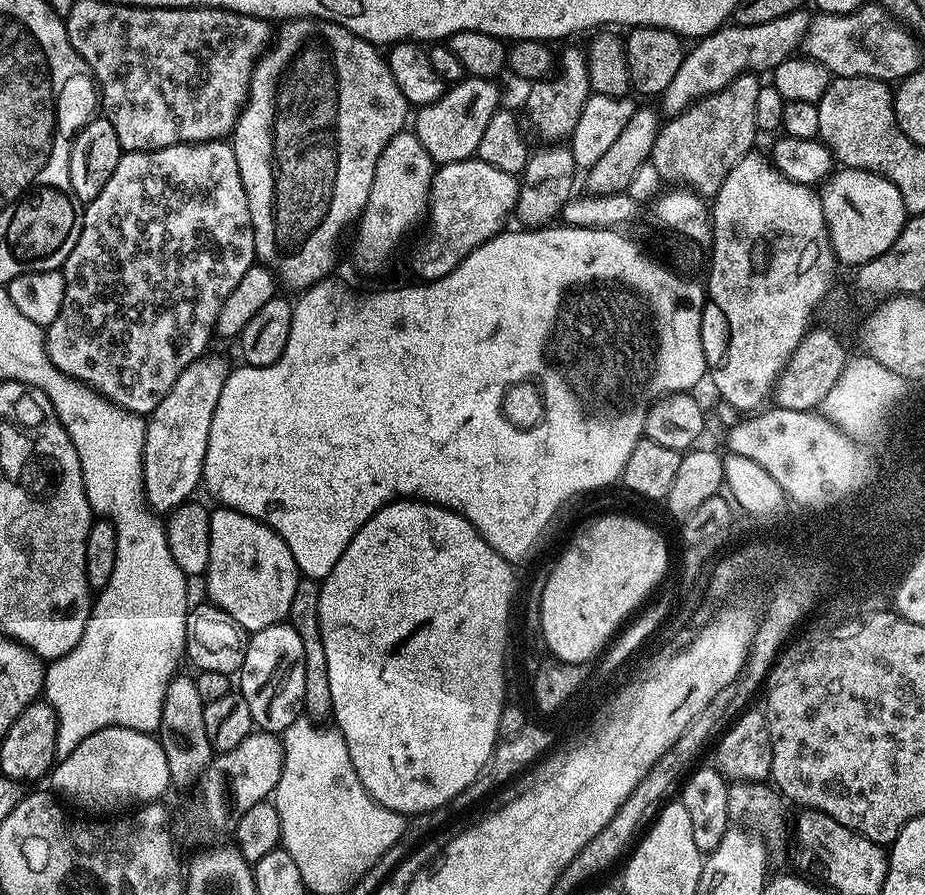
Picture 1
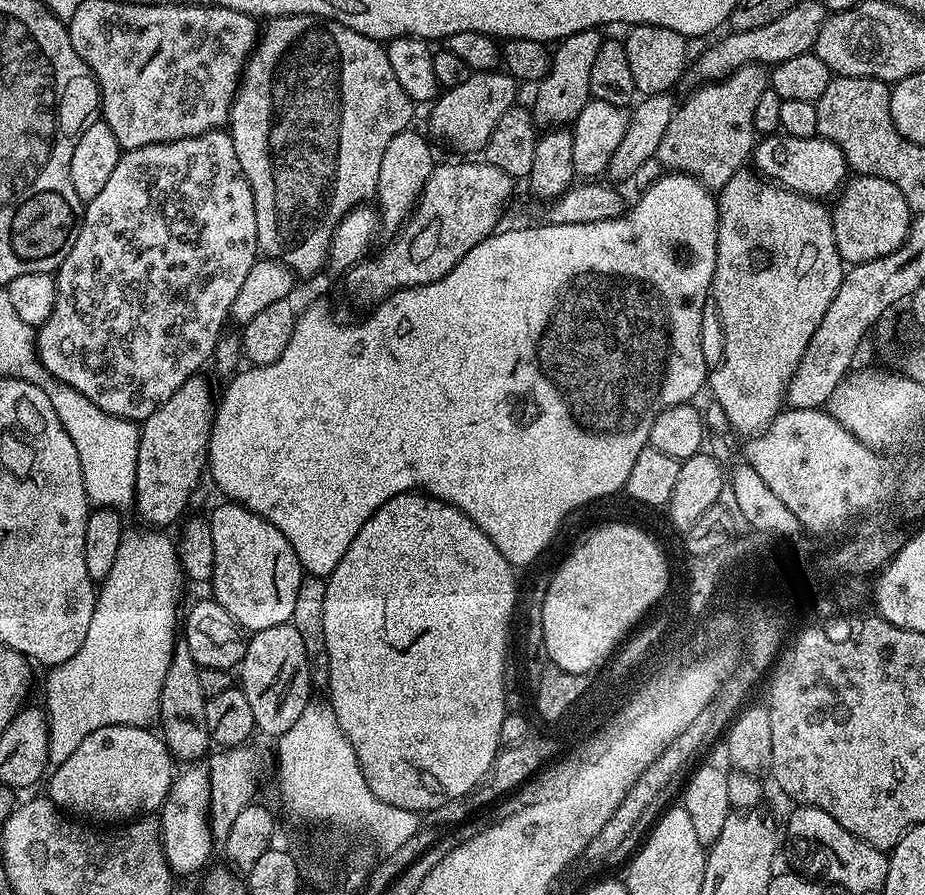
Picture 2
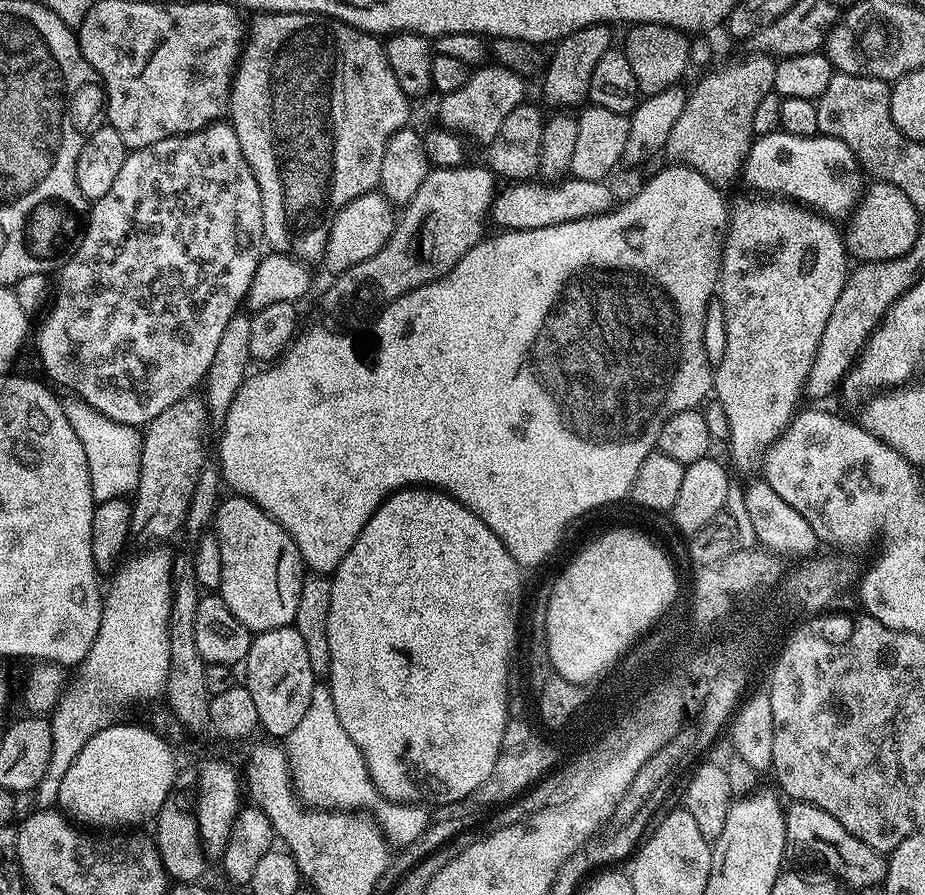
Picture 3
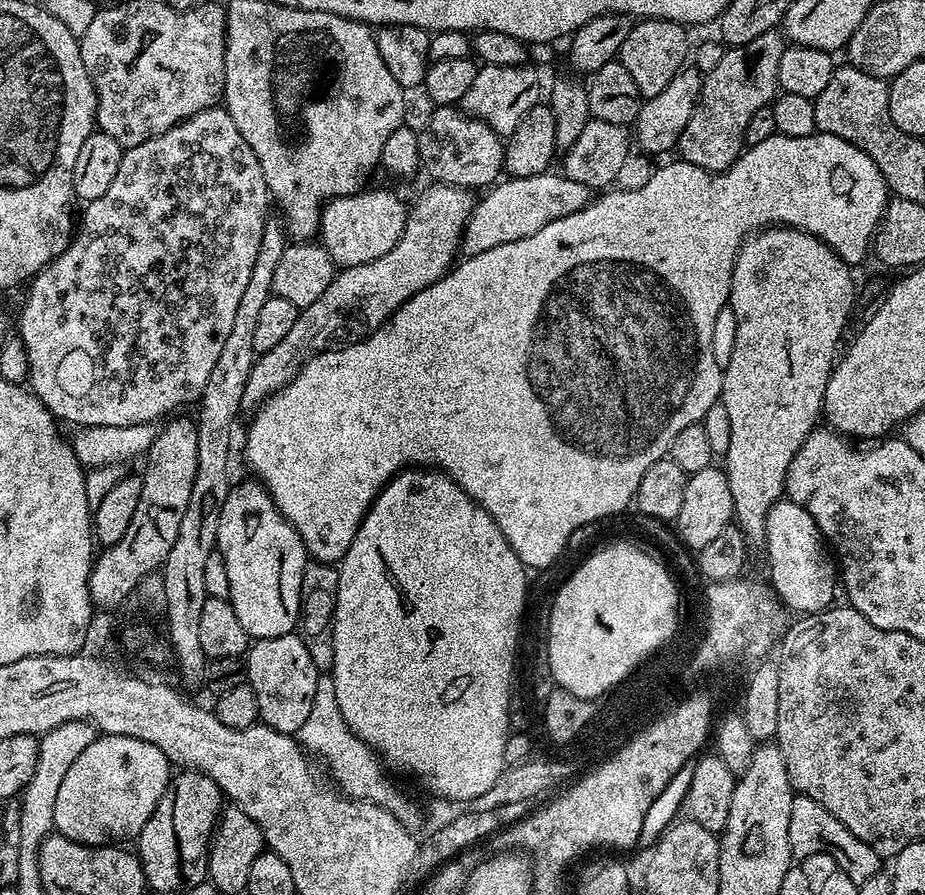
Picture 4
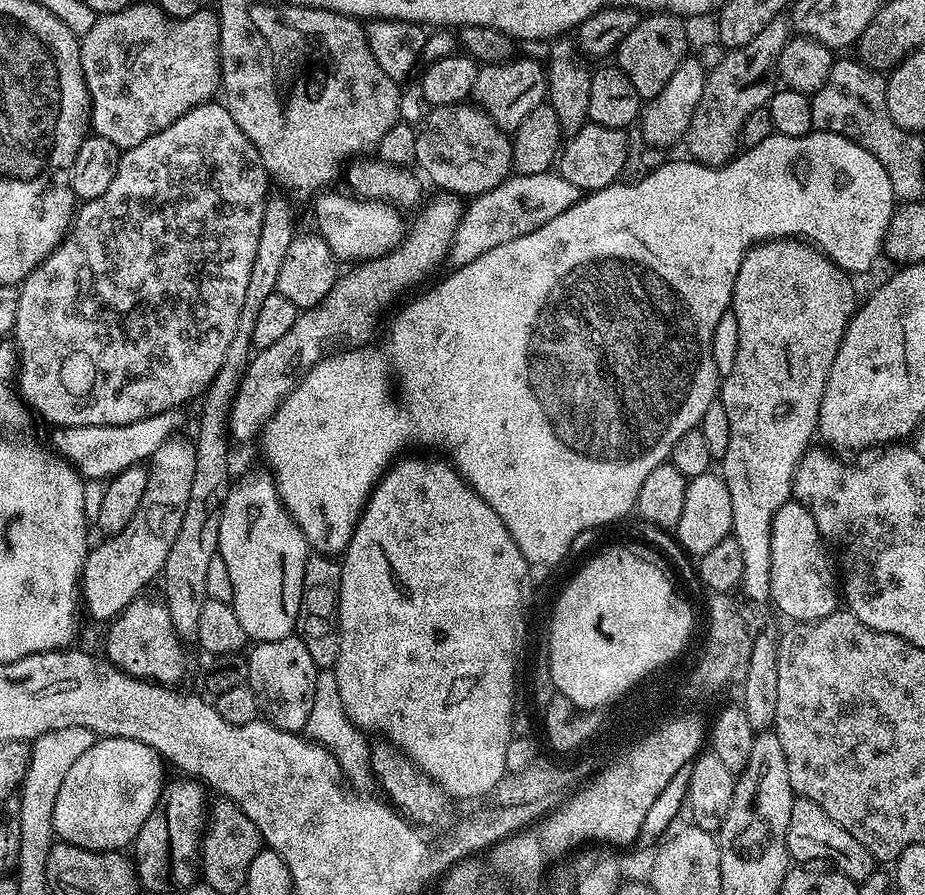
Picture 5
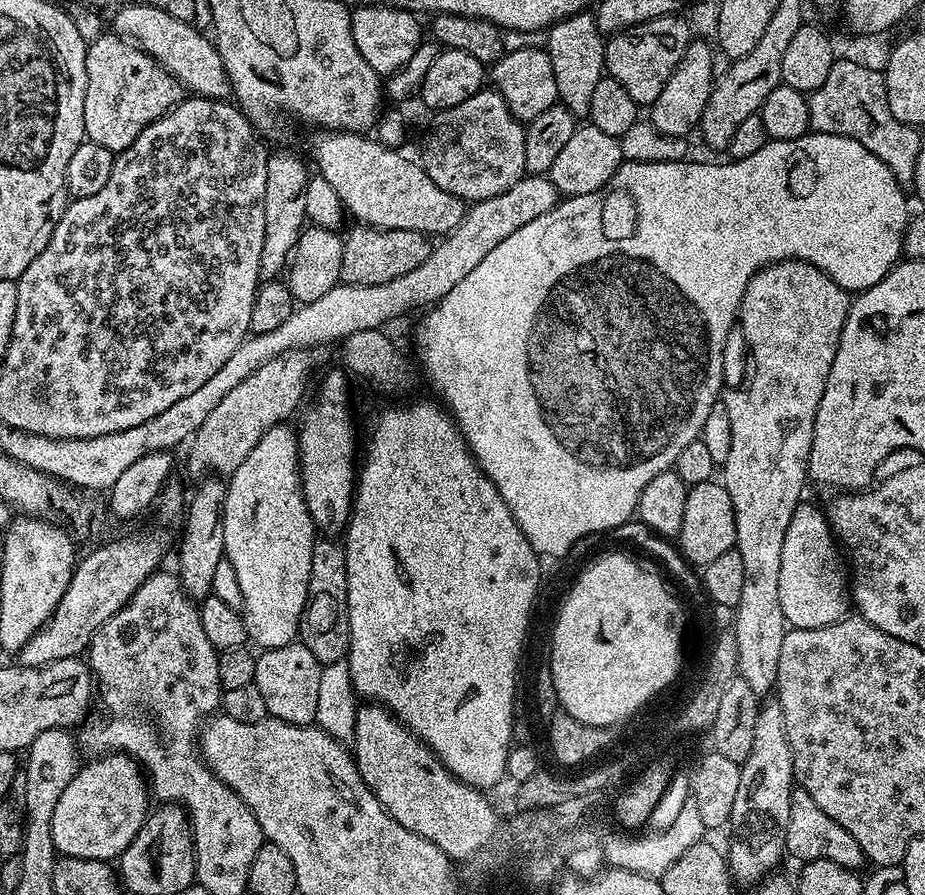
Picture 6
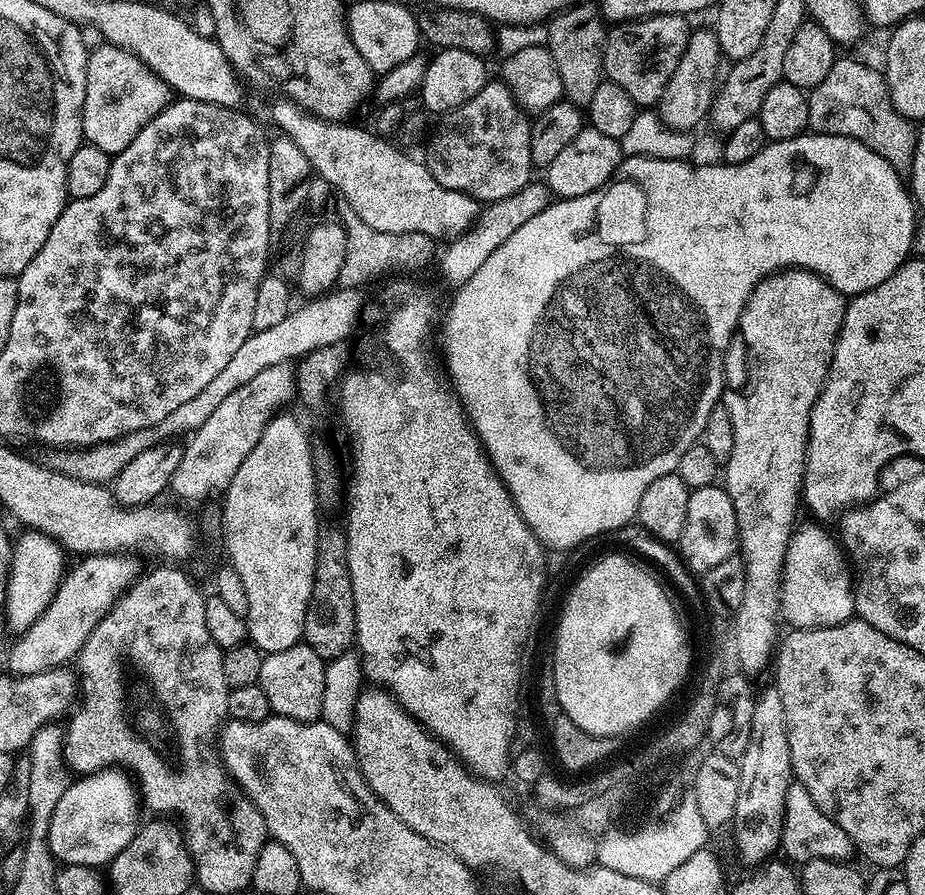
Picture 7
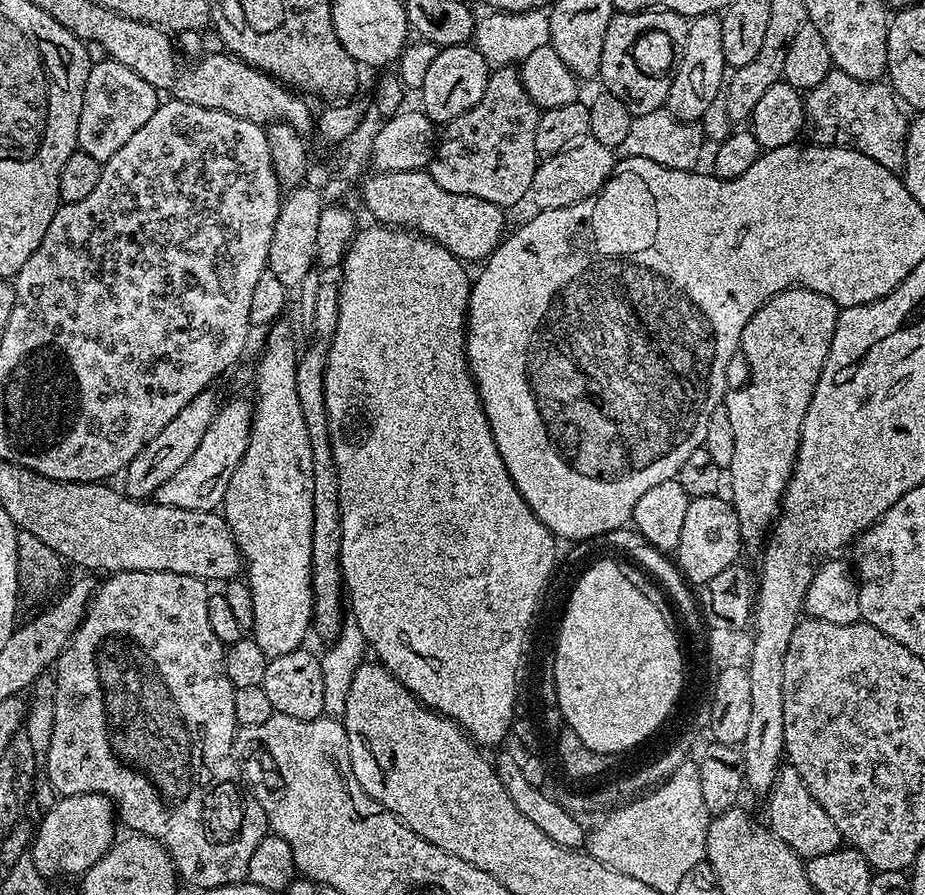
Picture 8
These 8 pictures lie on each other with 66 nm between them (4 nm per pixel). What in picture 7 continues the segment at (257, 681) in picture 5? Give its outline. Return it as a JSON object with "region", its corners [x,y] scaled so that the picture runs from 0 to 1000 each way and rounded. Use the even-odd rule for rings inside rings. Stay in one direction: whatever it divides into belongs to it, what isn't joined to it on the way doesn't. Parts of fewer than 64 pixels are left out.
{"region":[[[330,717],[314,722],[314,726],[291,728],[283,740],[280,766],[288,774],[295,797],[332,809],[345,806],[348,793],[348,771],[352,771],[352,737]]]}

